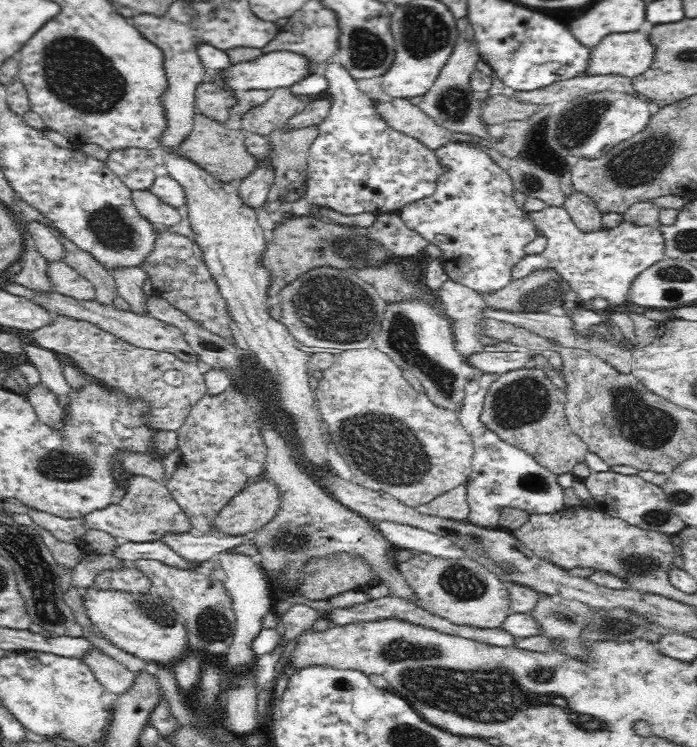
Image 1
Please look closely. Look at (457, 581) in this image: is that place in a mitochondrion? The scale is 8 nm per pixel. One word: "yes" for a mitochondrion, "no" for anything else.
yes

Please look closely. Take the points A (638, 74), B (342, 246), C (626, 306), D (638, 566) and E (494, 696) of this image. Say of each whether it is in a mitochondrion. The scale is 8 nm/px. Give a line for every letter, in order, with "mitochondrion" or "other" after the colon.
A: other
B: mitochondrion
C: other
D: mitochondrion
E: mitochondrion

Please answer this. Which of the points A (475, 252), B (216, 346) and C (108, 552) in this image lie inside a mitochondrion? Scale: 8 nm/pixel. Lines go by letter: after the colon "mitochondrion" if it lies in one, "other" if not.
A: other
B: mitochondrion
C: other

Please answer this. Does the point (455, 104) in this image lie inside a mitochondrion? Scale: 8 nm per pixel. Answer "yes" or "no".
yes

